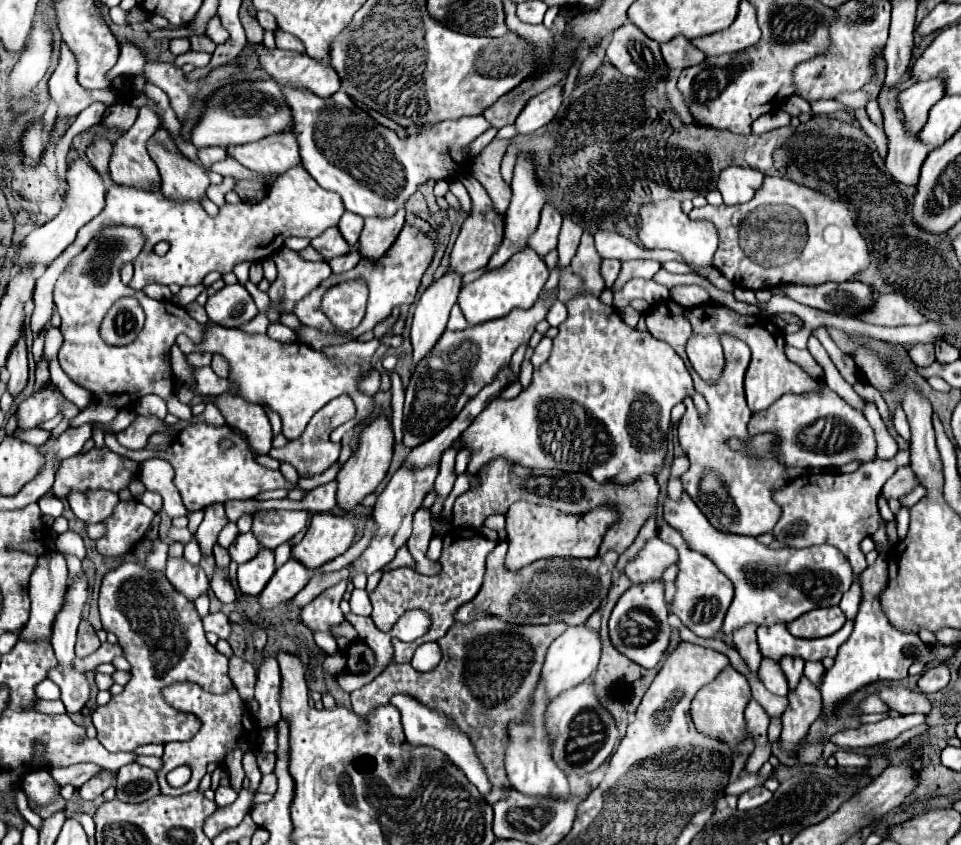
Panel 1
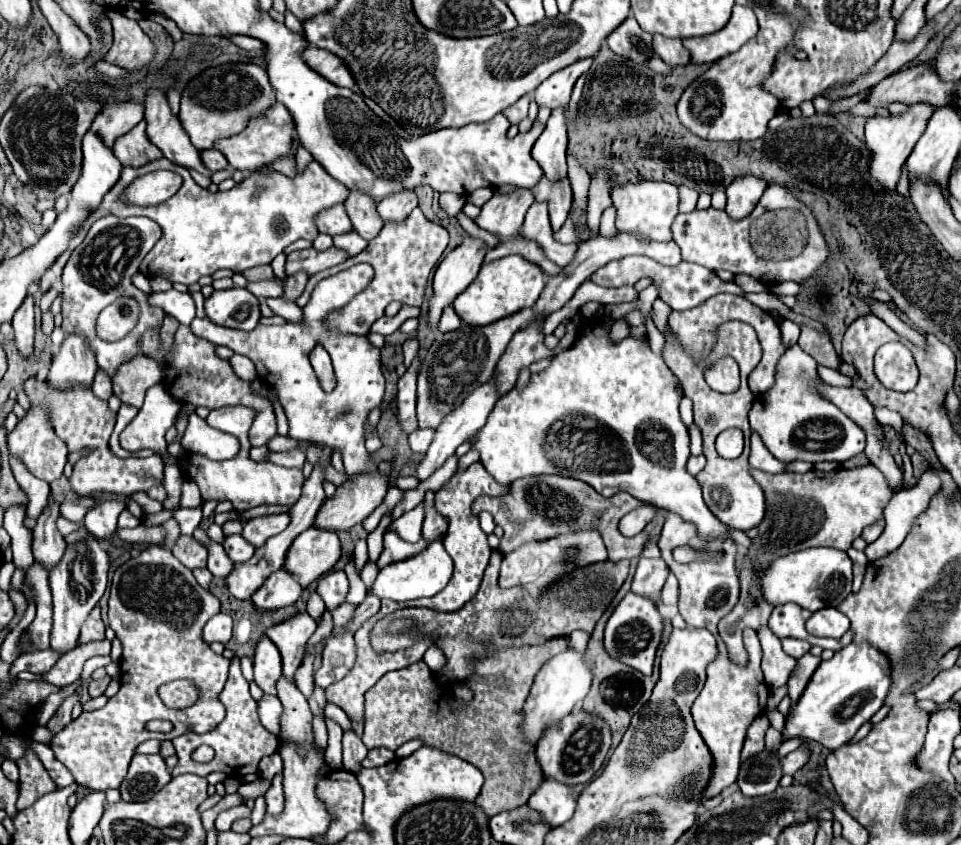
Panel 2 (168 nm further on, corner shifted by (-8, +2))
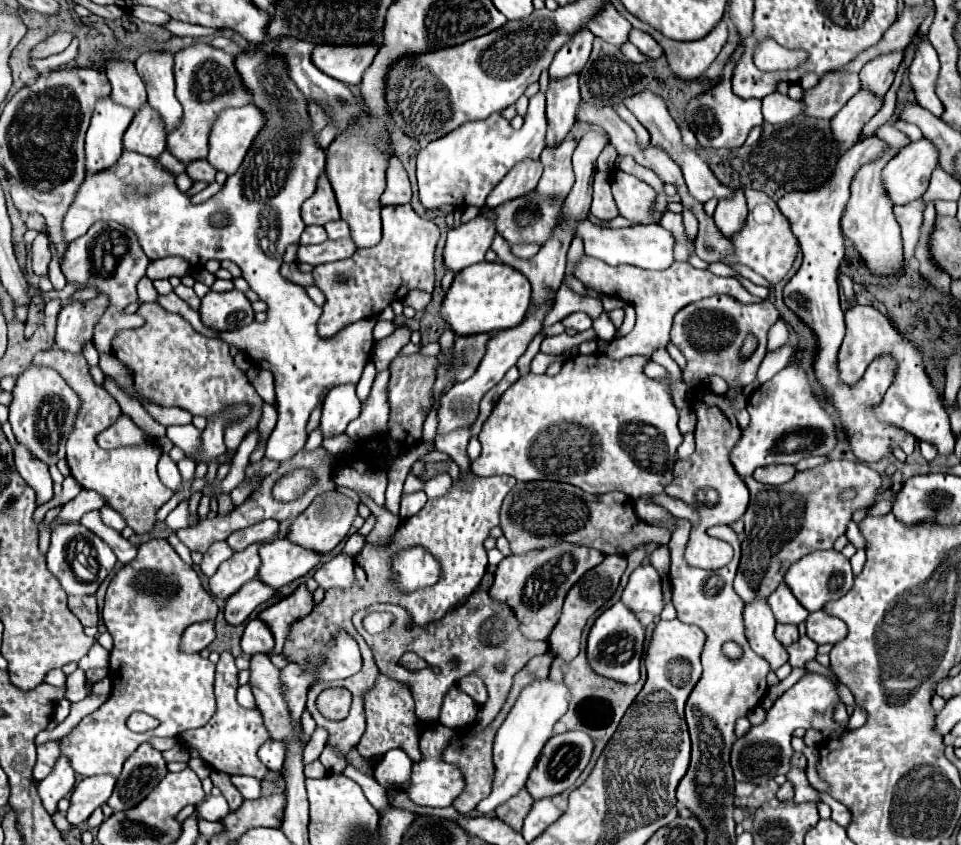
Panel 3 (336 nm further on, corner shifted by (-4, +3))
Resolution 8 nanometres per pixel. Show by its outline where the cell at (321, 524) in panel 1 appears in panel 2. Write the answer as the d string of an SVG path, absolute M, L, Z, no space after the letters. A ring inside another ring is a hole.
M309 527L291 545L285 561L285 569L299 577L299 583L307 587L311 581L329 573L341 557L341 541L335 531Z

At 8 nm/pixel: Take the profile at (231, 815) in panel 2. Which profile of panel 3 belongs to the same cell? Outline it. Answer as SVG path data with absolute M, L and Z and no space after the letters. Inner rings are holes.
M209 794L201 804L197 804L197 812L199 812L203 818L215 822L215 820L223 818L223 816L229 812L229 806L227 806L227 800L225 800L223 794L221 794L221 796Z

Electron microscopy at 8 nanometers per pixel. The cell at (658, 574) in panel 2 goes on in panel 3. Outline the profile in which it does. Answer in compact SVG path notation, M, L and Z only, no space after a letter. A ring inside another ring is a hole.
M645 562L641 564L631 576L629 584L623 590L621 602L631 610L631 612L651 612L659 614L663 610L663 596L661 596L661 580L657 570Z

